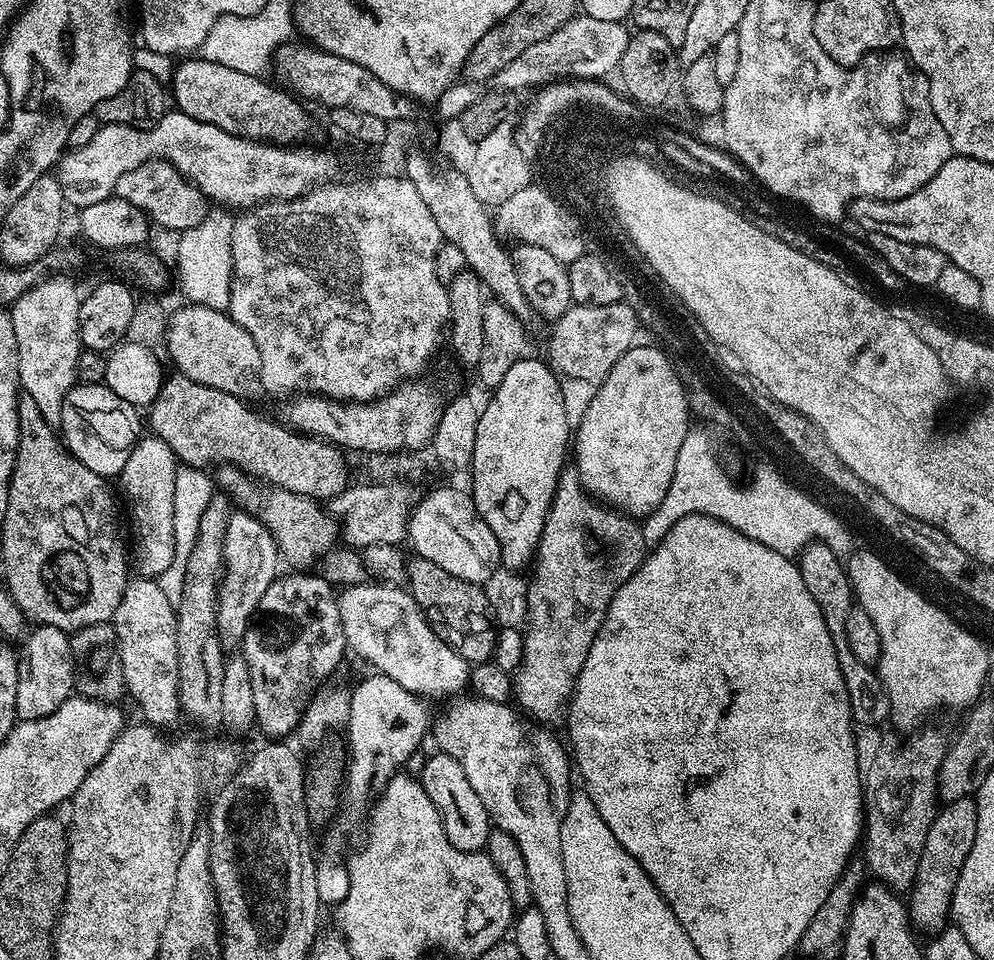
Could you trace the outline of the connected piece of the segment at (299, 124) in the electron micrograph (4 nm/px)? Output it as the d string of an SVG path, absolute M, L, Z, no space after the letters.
M203 58L185 59L176 68L170 84L170 96L175 107L198 122L218 126L226 134L241 136L247 140L262 140L269 144L285 146L304 142L312 128L312 120L295 95L283 87L267 84L259 75L251 76L227 66L220 66Z

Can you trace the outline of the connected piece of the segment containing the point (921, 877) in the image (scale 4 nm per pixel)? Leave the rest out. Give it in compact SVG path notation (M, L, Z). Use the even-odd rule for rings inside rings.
M971 796L949 800L937 811L918 862L916 883L910 889L912 901L909 899L906 904L913 929L920 931L921 928L927 934L939 934L949 927L952 895L958 886L958 874L962 874L962 862L966 862L966 854L970 854L970 846L974 846L977 830L978 810Z

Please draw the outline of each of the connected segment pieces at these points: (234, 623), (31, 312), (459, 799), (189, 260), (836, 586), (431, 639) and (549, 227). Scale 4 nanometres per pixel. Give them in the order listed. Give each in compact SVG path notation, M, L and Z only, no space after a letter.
M233 511L228 517L224 535L224 575L220 577L220 592L216 595L216 629L225 649L243 645L244 635L256 613L262 594L270 590L278 575L276 563L282 557L270 530L255 515Z
M48 274L22 298L10 305L14 338L18 342L18 374L23 395L38 402L38 410L48 424L59 425L62 402L77 383L76 367L82 351L78 314L82 292L68 274Z
M439 750L433 753L425 762L424 769L418 772L418 779L426 794L430 794L430 802L434 802L434 806L440 809L446 838L450 838L452 845L460 852L484 852L494 825L488 817L486 806L482 806L482 798L478 798L474 786L470 786L470 778L466 778L466 770L462 770L454 758Z
M209 207L208 217L198 226L179 233L176 244L176 268L174 264L174 276L180 279L180 292L183 298L190 304L210 306L219 312L225 311L230 302L230 286L232 285L232 255L230 254L230 234L232 233L233 217L223 207Z
M819 542L806 545L798 557L798 563L802 582L806 582L806 590L810 590L814 602L818 602L826 630L830 630L832 635L838 666L842 670L842 682L846 682L846 694L850 694L852 719L859 727L861 724L864 728L876 728L883 720L887 721L891 717L890 698L882 686L879 671L858 662L858 658L854 658L854 650L850 650L850 642L846 642L846 617L854 606L854 597L845 565L828 544Z
M361 582L359 584L347 585L347 587L341 591L344 593L339 593L338 599L336 601L336 605L340 611L340 617L344 623L345 645L347 645L351 651L353 648L353 650L356 651L357 654L360 655L366 663L373 664L373 666L376 667L373 669L375 669L379 675L394 678L394 682L398 682L398 686L406 686L406 690L410 690L416 696L422 696L425 698L433 698L432 696L452 696L455 694L455 692L460 692L463 690L463 688L466 688L466 685L470 680L470 665L468 661L463 660L462 657L460 657L460 655L458 655L457 652L454 651L453 648L447 642L445 642L445 640L442 639L442 637L440 637L433 628L430 627L428 624L428 619L424 617L422 610L414 602L414 598L409 592L409 589L404 586L389 586L384 582L374 582L378 584L368 583L369 582Z
M529 186L506 198L495 209L494 223L497 233L513 236L520 244L532 244L558 258L565 266L573 264L579 256L585 255L585 233L581 225L572 221L572 216L544 188Z

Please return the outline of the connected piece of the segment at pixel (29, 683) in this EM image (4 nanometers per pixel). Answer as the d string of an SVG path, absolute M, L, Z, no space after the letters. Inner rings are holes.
M45 624L33 627L31 629L33 632L27 633L28 641L24 644L24 656L23 652L22 655L19 657L18 663L20 665L20 677L18 678L18 690L16 691L16 715L19 717L20 720L33 720L34 718L46 718L46 714L54 714L54 710L58 710L58 706L62 706L62 702L66 702L68 697L73 695L74 689L72 688L75 686L77 687L78 684L78 676L76 680L76 664L77 661L74 659L72 655L72 642L69 636L69 633L63 632L62 630L58 630L54 626L46 626Z

